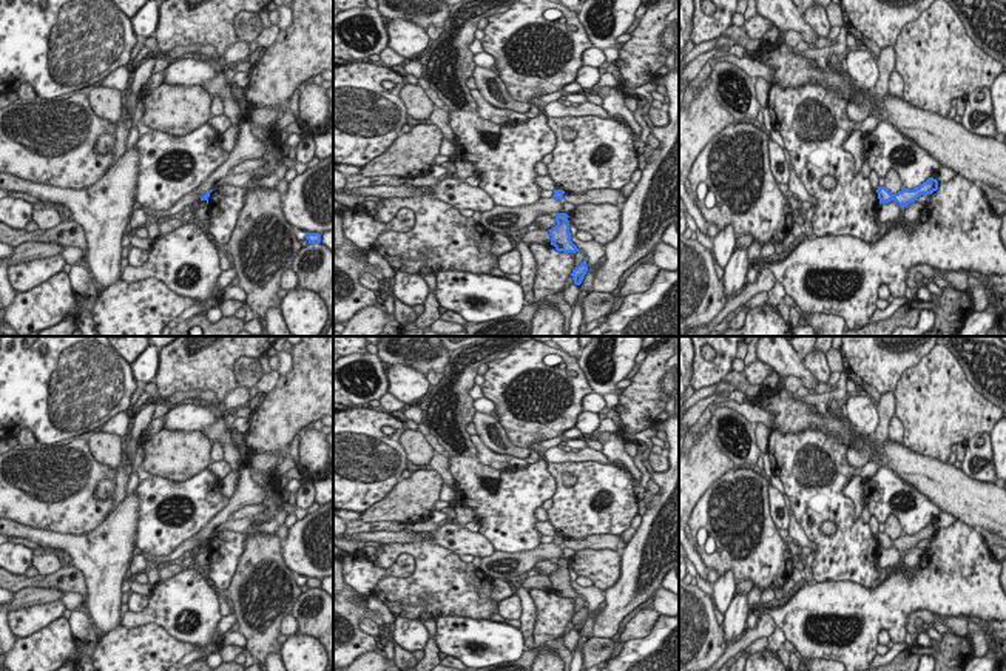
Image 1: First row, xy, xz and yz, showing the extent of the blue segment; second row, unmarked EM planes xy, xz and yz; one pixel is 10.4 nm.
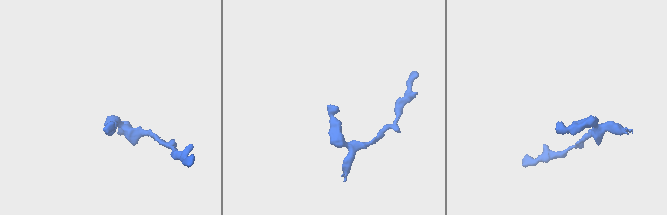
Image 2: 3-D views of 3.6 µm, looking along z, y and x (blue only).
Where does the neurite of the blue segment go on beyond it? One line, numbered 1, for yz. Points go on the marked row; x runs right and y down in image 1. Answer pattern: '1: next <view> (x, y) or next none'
1: next none

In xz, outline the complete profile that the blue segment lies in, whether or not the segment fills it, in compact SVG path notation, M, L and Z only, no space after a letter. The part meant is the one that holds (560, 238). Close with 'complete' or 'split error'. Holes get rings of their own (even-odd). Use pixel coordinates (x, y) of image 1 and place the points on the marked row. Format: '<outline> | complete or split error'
M557 213L555 214L557 225L548 231L551 236L551 245L554 245L557 251L576 253L579 251L579 248L571 241L568 217L569 216L566 213Z | complete

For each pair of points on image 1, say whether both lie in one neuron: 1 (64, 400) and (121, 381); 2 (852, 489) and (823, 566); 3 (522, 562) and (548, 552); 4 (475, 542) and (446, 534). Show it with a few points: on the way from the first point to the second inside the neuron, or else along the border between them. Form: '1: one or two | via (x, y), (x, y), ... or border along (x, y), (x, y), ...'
1: one | via (77, 386), (81, 383), (107, 381)
2: two | border along (854, 477), (844, 494), (852, 500), (858, 519)
3: one | via (528, 560), (542, 552)
4: one | via (468, 542), (454, 537)

